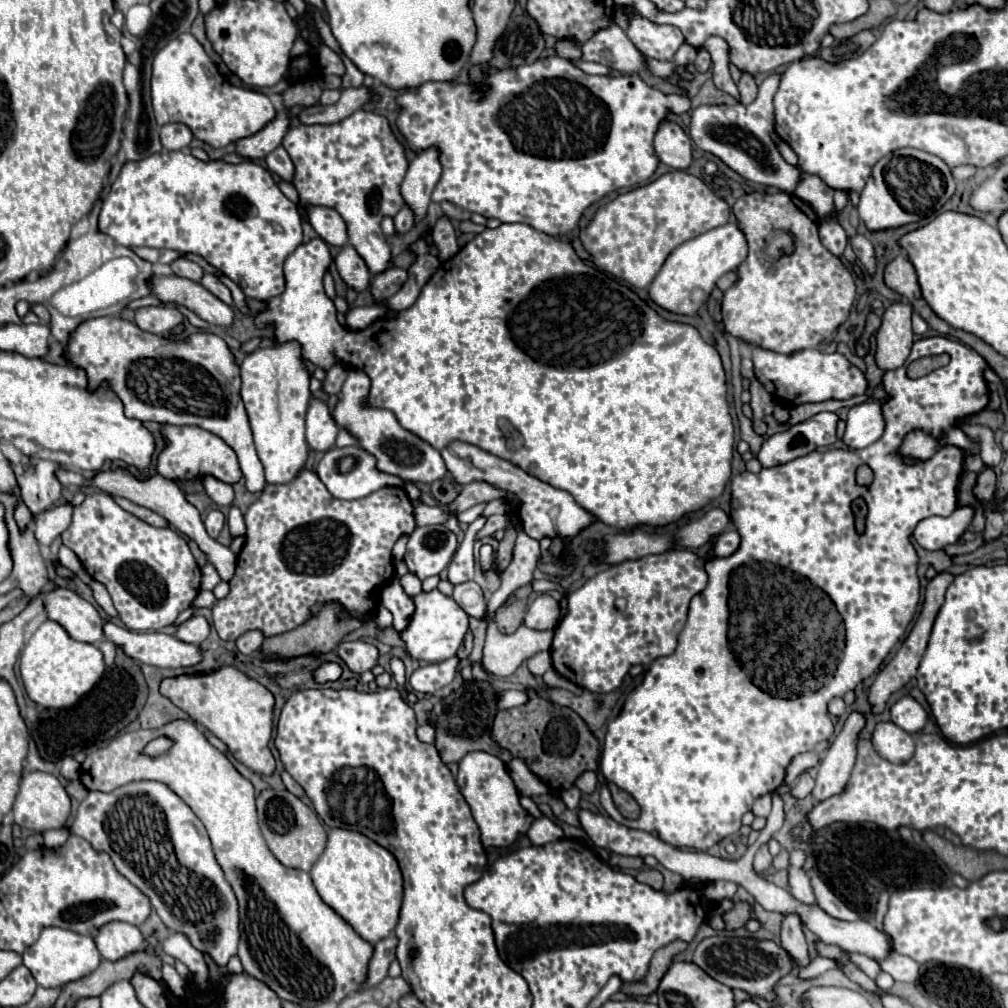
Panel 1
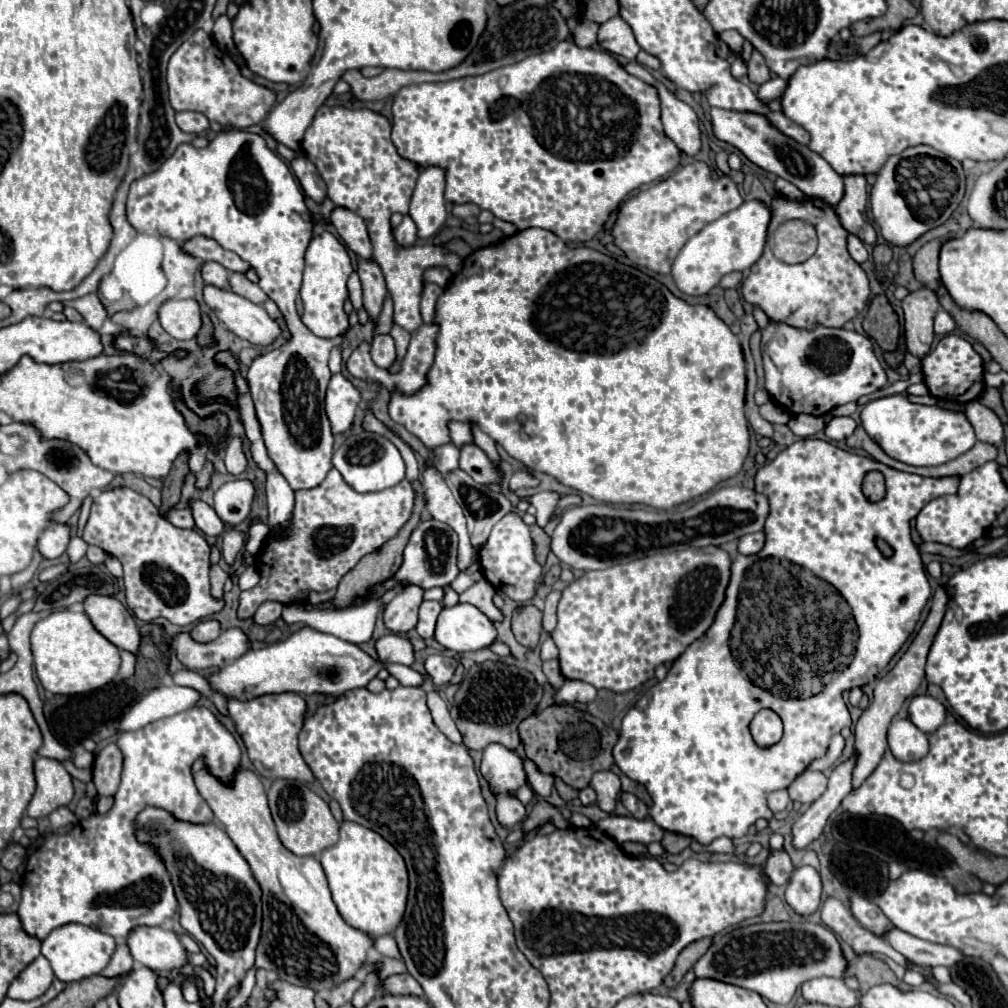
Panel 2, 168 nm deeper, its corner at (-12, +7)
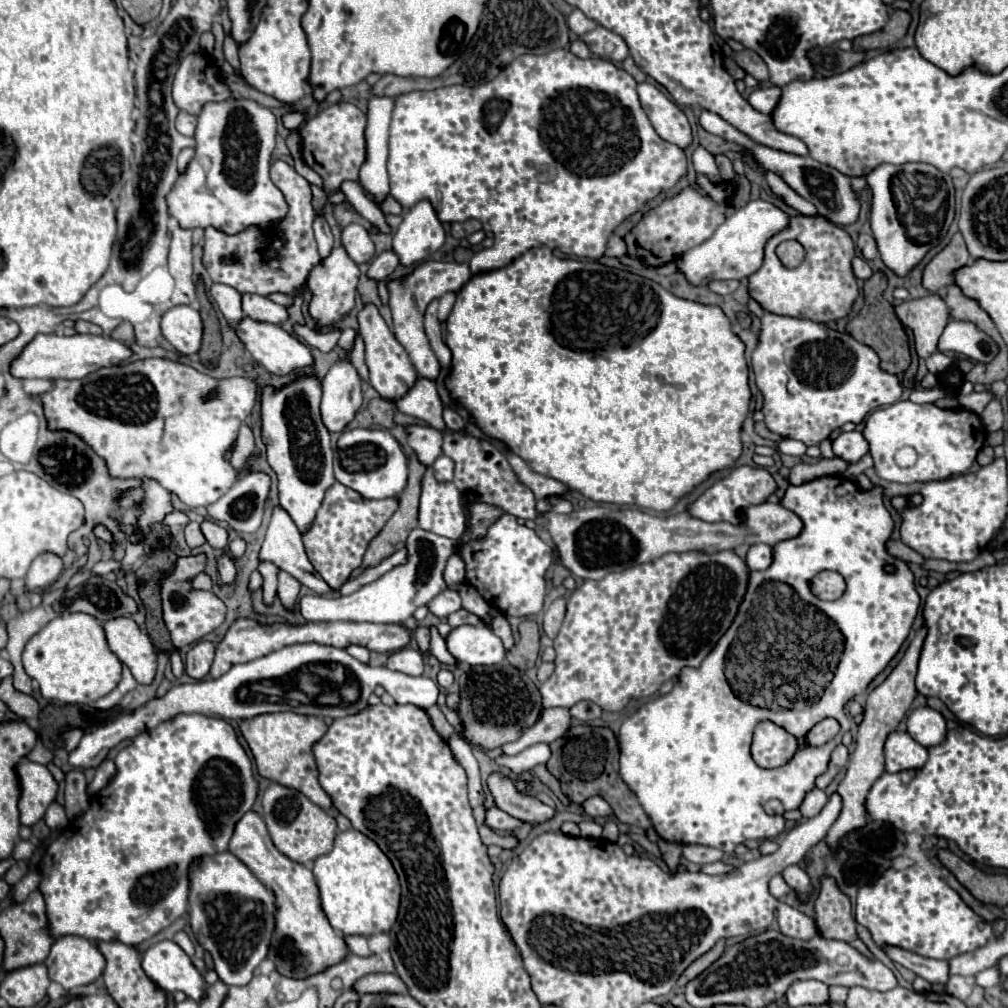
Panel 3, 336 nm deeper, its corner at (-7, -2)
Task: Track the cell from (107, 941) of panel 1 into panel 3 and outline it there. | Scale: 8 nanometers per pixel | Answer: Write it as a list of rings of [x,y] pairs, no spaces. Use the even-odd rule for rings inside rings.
[[[163,940],[151,946],[143,954],[141,966],[145,974],[167,992],[181,990],[195,1002],[201,1002],[207,994],[207,982],[203,974],[173,940]]]

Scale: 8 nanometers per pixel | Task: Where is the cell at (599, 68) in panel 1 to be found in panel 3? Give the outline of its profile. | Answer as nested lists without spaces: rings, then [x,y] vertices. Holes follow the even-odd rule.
[[[649,82],[639,84],[637,94],[655,132],[663,140],[677,144],[679,148],[687,148],[691,144],[691,126],[681,108]]]

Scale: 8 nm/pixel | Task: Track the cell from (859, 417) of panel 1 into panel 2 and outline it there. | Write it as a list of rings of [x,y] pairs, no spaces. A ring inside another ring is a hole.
[[[906,395],[880,397],[862,407],[860,413],[862,427],[866,433],[892,457],[908,465],[928,467],[942,465],[974,447],[974,429],[964,413],[944,411],[940,407],[916,405],[906,399]]]

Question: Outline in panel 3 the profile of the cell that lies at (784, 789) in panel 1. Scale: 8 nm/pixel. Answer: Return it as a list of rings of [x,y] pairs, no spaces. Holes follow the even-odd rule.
[[[813,788],[813,790],[807,794],[807,798],[803,800],[799,812],[801,812],[805,818],[813,818],[815,814],[819,814],[819,812],[823,810],[825,804],[827,804],[827,794],[825,794],[823,790],[819,790],[819,788]]]

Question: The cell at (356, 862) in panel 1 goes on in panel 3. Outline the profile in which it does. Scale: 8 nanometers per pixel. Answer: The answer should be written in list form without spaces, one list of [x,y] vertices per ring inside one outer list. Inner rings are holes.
[[[359,830],[337,834],[333,850],[315,860],[313,876],[319,888],[321,908],[337,932],[345,936],[371,936],[389,932],[395,924],[401,896],[399,878],[391,860],[379,850],[375,842],[371,842],[371,838],[359,834]]]

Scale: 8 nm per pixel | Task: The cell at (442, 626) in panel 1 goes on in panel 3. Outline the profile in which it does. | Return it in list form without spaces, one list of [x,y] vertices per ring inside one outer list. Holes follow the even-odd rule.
[[[485,624],[453,628],[447,638],[447,648],[459,662],[467,662],[471,666],[493,666],[505,658],[501,638]]]

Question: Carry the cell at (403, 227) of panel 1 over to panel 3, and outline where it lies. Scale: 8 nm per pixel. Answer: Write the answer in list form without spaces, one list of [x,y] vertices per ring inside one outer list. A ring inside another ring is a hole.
[[[391,250],[383,252],[371,262],[371,266],[367,270],[367,278],[375,280],[375,282],[383,282],[393,274],[393,270],[397,266],[399,266],[399,258],[395,256],[395,252],[391,252]]]

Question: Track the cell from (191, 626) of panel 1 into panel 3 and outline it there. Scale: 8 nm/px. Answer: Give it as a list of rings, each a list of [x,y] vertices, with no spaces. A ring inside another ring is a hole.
[[[203,640],[203,642],[195,644],[187,654],[187,662],[185,662],[187,674],[195,680],[205,680],[209,674],[213,656],[215,656],[215,646],[211,642]]]

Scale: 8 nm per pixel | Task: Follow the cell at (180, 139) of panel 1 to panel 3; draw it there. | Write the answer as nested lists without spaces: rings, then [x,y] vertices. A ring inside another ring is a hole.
[[[179,112],[175,126],[177,126],[177,130],[179,130],[183,136],[193,136],[193,134],[195,134],[195,126],[197,126],[197,116],[187,114],[187,112]]]

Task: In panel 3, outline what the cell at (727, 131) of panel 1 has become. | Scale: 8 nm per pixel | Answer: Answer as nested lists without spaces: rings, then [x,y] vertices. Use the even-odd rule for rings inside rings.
[[[703,110],[701,116],[699,116],[699,124],[715,134],[715,136],[723,136],[735,144],[741,144],[745,146],[747,150],[751,150],[755,154],[755,158],[759,160],[759,164],[765,168],[765,170],[771,170],[775,174],[779,174],[799,196],[803,196],[805,200],[809,200],[819,216],[827,218],[829,222],[835,222],[837,226],[847,226],[847,224],[855,224],[857,218],[859,218],[859,210],[861,210],[861,200],[857,198],[853,186],[851,186],[851,176],[845,176],[841,174],[839,170],[827,166],[827,164],[821,164],[817,160],[813,160],[811,156],[795,156],[795,154],[787,154],[787,152],[779,152],[779,150],[771,150],[767,146],[759,146],[757,142],[753,142],[751,138],[747,138],[745,134],[741,134],[737,128],[733,128],[729,122],[725,122],[719,114],[715,112],[709,112],[709,110]]]

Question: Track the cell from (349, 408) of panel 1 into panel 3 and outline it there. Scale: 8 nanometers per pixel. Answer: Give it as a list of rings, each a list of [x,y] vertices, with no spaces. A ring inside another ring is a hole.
[[[439,456],[435,460],[435,478],[437,480],[453,480],[453,462],[447,456]]]

